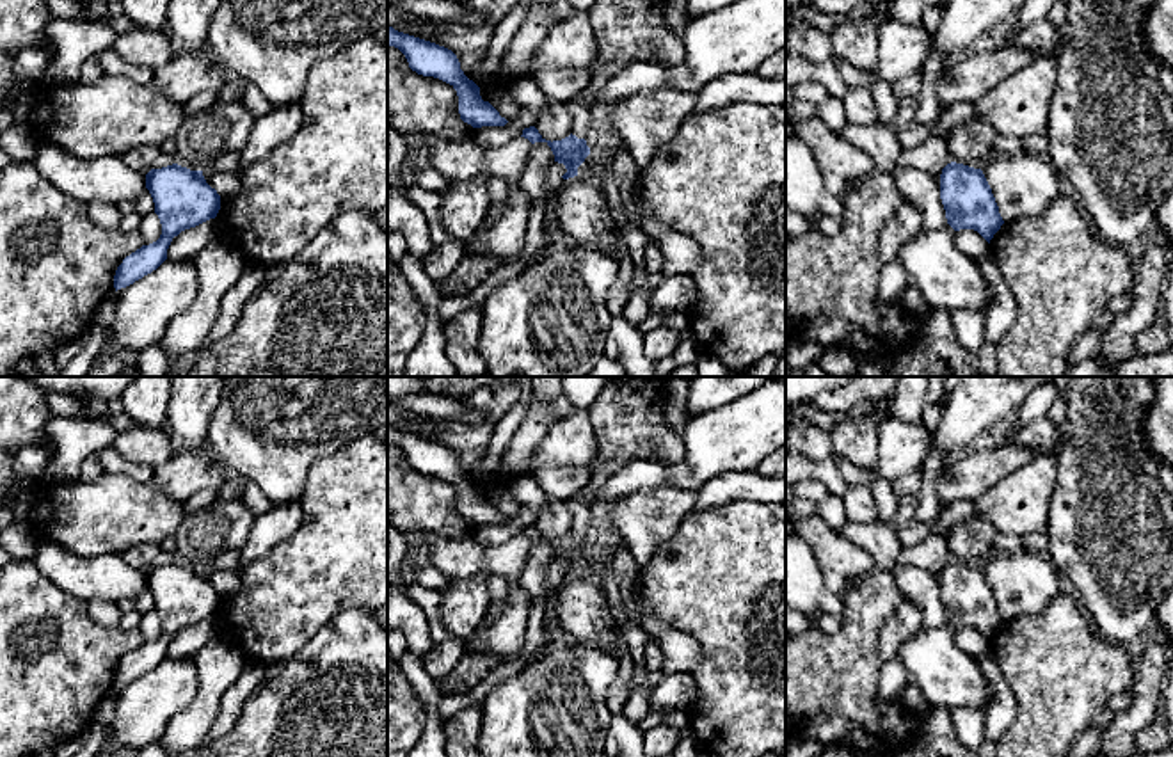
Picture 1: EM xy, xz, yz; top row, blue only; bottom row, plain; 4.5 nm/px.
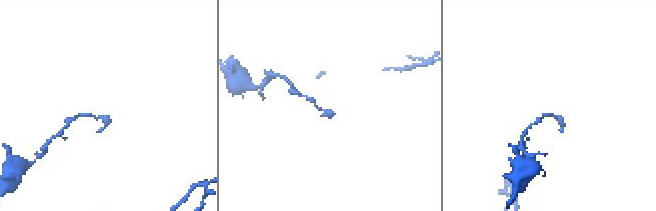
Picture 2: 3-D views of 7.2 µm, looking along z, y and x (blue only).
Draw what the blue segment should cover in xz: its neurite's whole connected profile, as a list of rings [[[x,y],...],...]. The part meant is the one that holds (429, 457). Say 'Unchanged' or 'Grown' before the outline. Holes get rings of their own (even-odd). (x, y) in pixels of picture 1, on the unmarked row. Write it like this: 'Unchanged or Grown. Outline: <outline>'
Unchanged. Outline: [[[387,425],[387,444],[398,446],[412,469],[450,482],[459,494],[460,517],[473,526],[505,524],[508,519],[480,494],[480,485],[460,467],[457,453],[435,441]]]

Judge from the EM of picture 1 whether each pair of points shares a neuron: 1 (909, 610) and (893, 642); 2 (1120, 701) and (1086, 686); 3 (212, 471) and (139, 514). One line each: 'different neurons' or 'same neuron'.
1: same neuron
2: different neurons
3: different neurons

